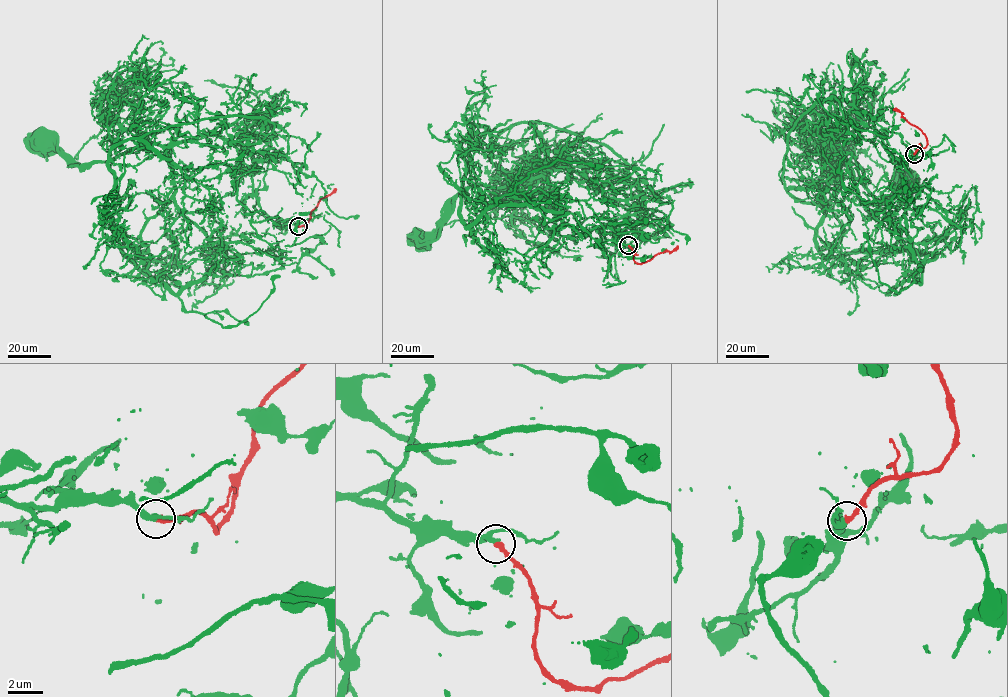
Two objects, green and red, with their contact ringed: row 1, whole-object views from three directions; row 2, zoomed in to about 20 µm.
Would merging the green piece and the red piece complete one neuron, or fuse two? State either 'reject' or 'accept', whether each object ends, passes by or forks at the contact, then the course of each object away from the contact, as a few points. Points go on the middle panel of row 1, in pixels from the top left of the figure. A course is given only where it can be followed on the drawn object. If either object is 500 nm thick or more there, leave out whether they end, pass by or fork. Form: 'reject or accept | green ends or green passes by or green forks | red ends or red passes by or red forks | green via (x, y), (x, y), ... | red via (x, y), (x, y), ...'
accept | green passes by | red ends | green via (628, 245), (604, 238), (602, 226), (630, 206), (567, 169), (500, 187), (469, 185), (425, 240) | red via (628, 245), (634, 259), (641, 264), (678, 245)

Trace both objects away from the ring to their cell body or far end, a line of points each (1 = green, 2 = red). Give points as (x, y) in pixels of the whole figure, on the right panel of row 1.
1: (913, 154), (898, 159), (856, 122), (835, 131), (823, 150), (873, 205), (908, 179)
2: (913, 154), (926, 146), (925, 134), (893, 109)

